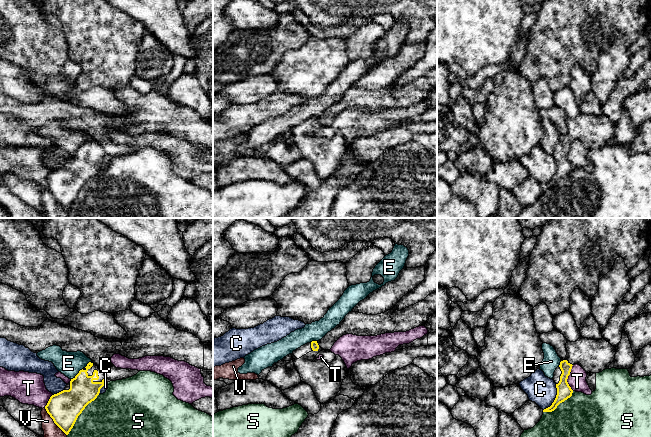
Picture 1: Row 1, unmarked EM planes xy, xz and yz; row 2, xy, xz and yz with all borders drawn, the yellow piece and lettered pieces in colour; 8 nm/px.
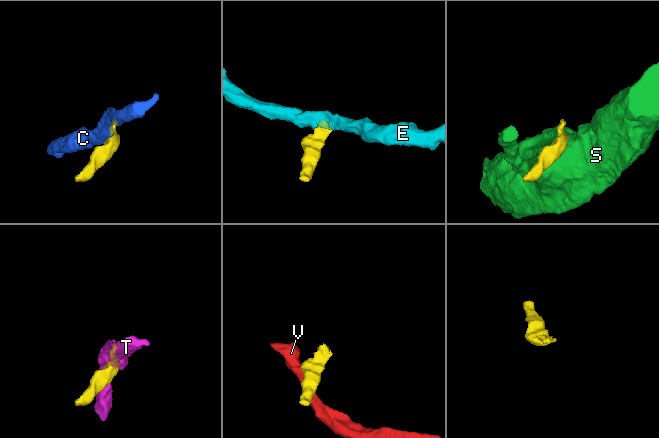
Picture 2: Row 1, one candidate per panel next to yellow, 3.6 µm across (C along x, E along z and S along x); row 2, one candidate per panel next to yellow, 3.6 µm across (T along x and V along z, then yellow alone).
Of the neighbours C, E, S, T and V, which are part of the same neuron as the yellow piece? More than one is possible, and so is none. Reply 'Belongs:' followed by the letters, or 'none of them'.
Belongs: none of them

